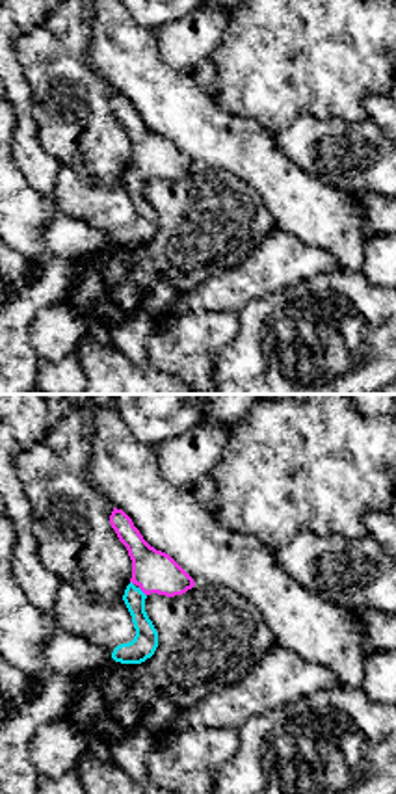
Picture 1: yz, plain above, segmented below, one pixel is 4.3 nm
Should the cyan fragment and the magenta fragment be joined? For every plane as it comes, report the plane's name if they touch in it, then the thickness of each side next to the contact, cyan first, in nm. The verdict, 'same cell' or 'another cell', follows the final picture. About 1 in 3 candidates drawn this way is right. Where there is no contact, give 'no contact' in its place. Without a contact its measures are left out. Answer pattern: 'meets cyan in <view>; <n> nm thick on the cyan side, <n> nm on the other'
meets cyan in yz; 110 nm thick on the cyan side, 190 nm on the other

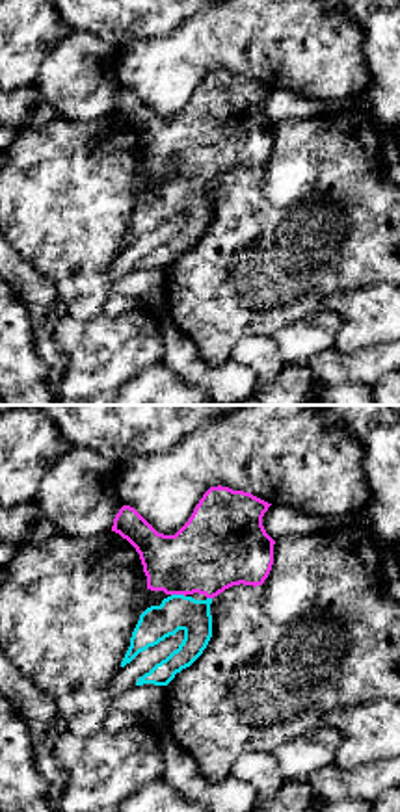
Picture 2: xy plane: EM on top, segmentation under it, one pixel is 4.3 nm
meets cyan in xy; 160 nm thick on the cyan side, 340 nm on the other

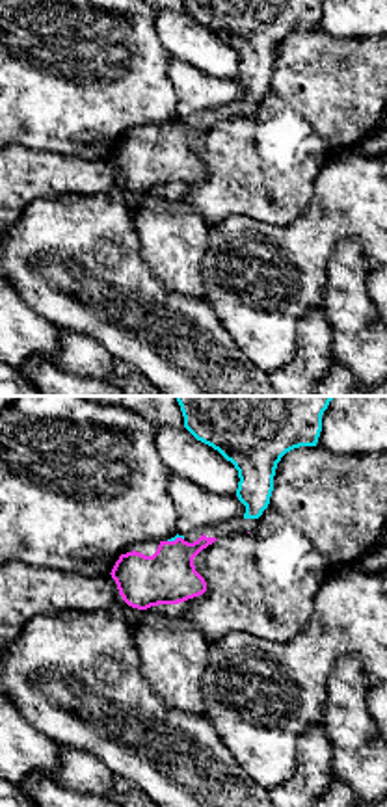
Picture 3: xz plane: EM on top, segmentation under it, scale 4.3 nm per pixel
meets cyan in xz; 20 nm thick on the cyan side, 240 nm on the other

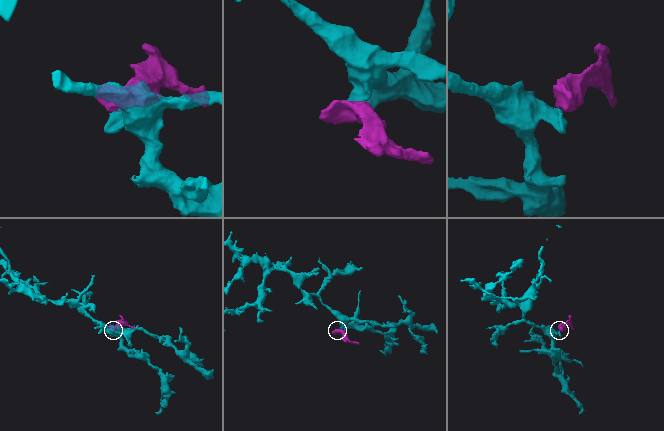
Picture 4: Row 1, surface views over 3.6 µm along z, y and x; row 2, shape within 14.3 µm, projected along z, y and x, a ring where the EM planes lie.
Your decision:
same cell

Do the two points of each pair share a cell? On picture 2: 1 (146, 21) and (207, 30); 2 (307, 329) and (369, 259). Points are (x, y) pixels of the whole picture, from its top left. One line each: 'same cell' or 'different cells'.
1: different cells
2: different cells

